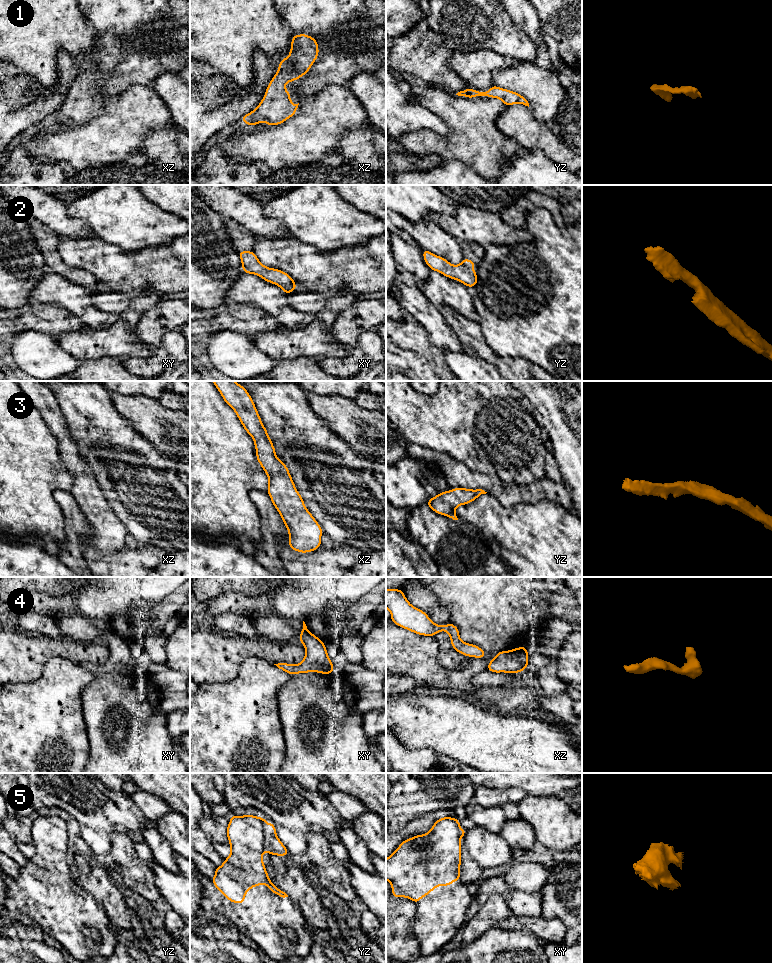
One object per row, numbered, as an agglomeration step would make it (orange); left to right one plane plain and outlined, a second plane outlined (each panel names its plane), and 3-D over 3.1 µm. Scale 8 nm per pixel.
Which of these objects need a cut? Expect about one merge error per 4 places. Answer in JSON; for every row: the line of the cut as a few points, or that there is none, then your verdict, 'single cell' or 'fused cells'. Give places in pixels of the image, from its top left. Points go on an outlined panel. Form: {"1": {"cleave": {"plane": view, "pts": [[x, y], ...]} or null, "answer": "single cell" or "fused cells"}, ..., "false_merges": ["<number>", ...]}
{"1": {"cleave": null, "answer": "single cell"}, "2": {"cleave": null, "answer": "single cell"}, "3": {"cleave": null, "answer": "single cell"}, "4": {"cleave": null, "answer": "single cell"}, "5": {"cleave": {"plane": "yz", "pts": [[257, 817], [263, 826], [264, 849]]}, "answer": "fused cells"}, "false_merges": ["5"]}

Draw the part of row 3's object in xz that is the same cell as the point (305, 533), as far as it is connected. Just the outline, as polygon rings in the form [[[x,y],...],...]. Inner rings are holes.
[[[235,381],[212,382],[253,438],[257,461],[268,476],[267,493],[288,529],[289,547],[300,553],[317,550],[322,545],[323,530],[306,508],[287,466],[275,455],[272,439],[250,394]]]

